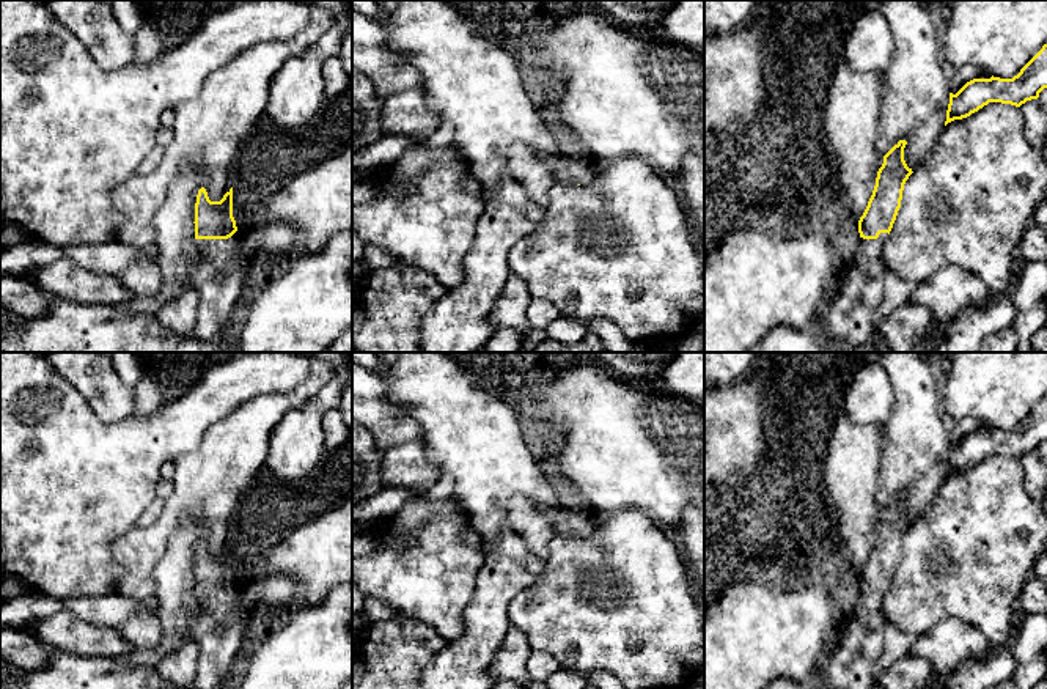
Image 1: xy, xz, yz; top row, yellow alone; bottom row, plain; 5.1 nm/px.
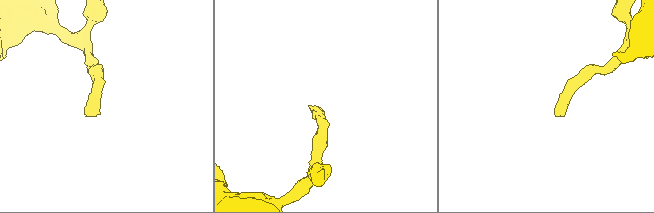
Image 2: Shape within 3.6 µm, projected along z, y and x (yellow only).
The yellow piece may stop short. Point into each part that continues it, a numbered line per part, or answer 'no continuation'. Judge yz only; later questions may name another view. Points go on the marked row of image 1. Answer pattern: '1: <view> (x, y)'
1: yz (848, 320)

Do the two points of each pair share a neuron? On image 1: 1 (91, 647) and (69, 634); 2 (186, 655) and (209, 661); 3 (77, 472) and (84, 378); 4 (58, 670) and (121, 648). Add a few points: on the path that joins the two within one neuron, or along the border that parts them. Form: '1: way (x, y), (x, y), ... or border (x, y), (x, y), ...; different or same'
1: way (87, 642), (74, 636); same
2: border (191, 641), (197, 645), (195, 672); different
3: border (55, 370), (107, 422); different
4: border (60, 650), (123, 659); different

